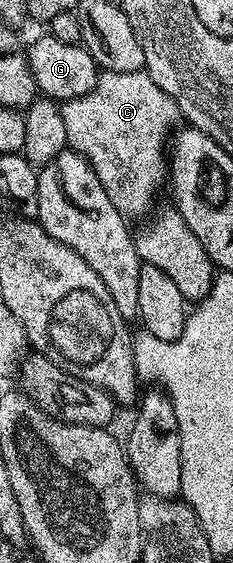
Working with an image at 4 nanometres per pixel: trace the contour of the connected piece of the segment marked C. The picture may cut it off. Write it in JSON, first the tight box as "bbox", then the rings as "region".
{"bbox":[61,71,179,218],"region":[[[105,71],[98,76],[95,87],[91,87],[87,95],[64,102],[61,114],[63,124],[67,126],[68,148],[87,159],[95,175],[99,175],[99,183],[103,183],[107,199],[115,203],[122,217],[144,218],[154,208],[153,196],[156,195],[157,188],[167,181],[167,142],[174,132],[173,124],[179,121],[177,105],[171,95],[167,95],[163,87],[159,87],[159,83],[149,77],[148,72]]]}

